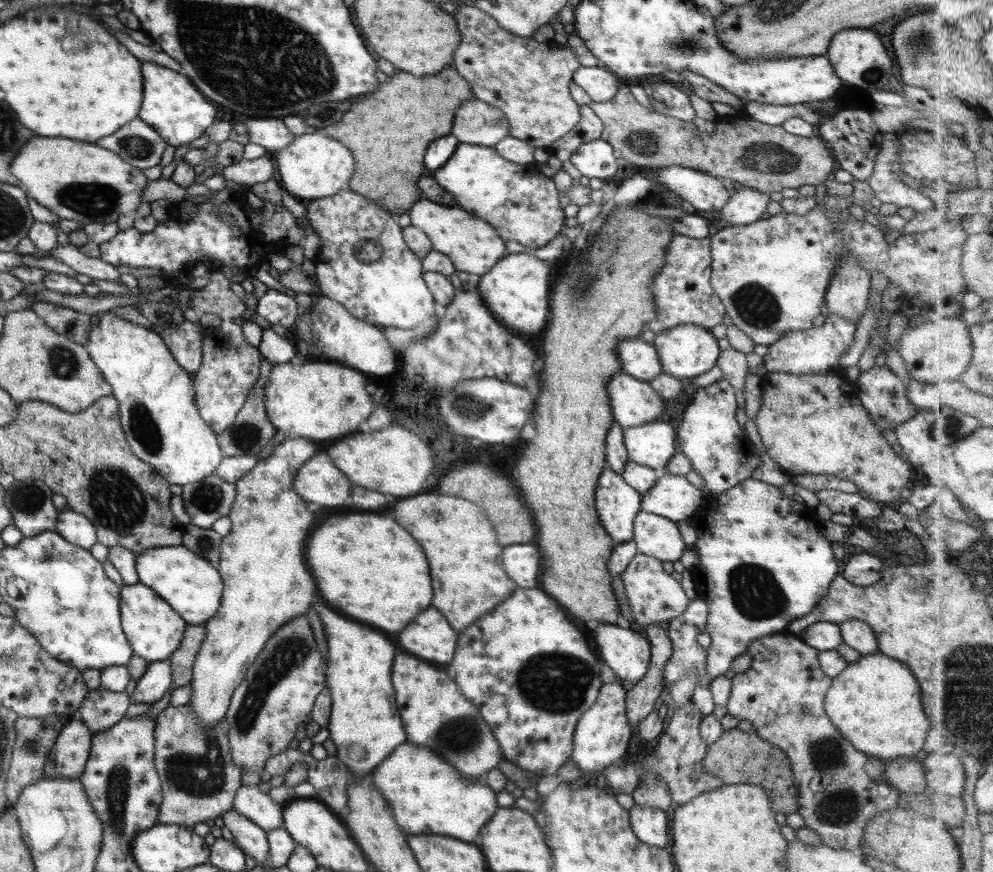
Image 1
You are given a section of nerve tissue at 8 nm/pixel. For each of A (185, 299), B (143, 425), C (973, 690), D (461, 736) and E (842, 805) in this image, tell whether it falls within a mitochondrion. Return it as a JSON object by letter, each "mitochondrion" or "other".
{"A":"mitochondrion","B":"mitochondrion","C":"mitochondrion","D":"mitochondrion","E":"mitochondrion"}

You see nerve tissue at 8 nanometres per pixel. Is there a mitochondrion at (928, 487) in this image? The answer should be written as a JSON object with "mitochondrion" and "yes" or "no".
{"mitochondrion":"no"}

